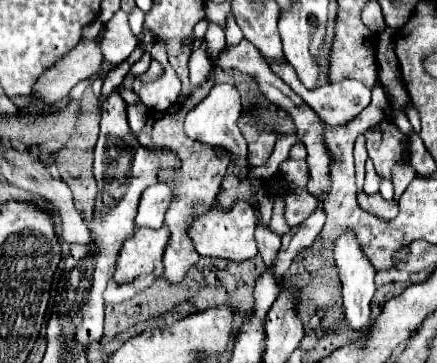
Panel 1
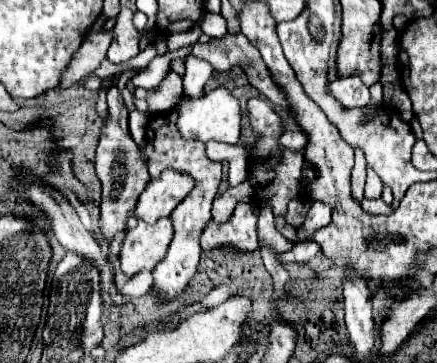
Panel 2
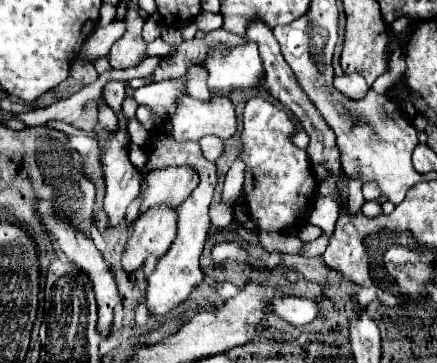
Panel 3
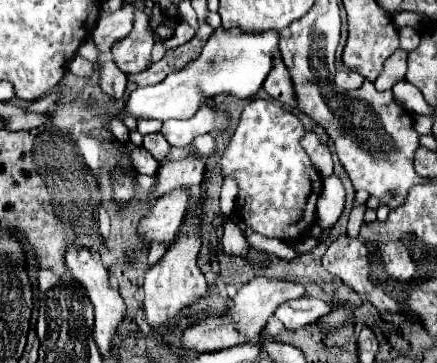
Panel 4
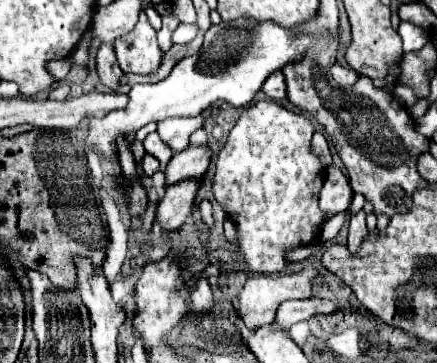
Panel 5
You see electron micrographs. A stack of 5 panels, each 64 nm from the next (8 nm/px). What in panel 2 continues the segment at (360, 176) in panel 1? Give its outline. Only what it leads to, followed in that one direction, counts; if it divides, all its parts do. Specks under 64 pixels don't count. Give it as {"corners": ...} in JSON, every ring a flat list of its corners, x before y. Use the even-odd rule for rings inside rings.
{"corners":[[356,152,356,162,352,168,352,196,356,196,354,200,358,200,358,202,364,198,364,182,366,182,364,156,360,152]]}

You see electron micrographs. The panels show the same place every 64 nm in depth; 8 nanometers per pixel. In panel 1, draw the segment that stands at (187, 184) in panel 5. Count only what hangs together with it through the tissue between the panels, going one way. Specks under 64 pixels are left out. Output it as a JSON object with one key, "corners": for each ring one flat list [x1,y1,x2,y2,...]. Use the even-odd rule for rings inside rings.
{"corners":[[168,226,162,228,136,228,134,234,124,242,124,248,116,260,116,282,132,282,140,274,154,272,156,264,162,262,162,254,168,244]]}

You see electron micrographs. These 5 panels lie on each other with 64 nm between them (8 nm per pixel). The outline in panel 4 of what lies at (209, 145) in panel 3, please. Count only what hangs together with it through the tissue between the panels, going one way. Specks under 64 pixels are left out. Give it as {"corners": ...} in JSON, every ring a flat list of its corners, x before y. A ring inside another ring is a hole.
{"corners":[[202,134,202,136,196,136,192,146,198,150,200,156,210,156,214,152,214,138,210,134]]}

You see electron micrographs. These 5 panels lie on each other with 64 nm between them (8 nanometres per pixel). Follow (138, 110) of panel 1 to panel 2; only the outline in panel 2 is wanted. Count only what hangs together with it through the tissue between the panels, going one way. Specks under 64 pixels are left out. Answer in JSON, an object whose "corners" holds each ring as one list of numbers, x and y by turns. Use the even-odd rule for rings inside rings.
{"corners":[[132,110,130,112,130,134,134,138,134,142,138,146,144,144,144,138,146,138,146,126,148,126,148,118,144,114,140,114,138,110]]}

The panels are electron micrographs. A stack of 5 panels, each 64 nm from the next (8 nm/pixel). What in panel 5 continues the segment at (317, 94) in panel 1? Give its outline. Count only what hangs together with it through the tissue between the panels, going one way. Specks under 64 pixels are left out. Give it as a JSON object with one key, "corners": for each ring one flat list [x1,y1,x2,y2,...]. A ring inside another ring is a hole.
{"corners":[[338,62,332,64,330,72,332,72,332,78,334,78,340,86,348,86,348,84,352,84,352,82,358,80,358,74,356,74,352,68,344,68,344,66,340,66]]}

